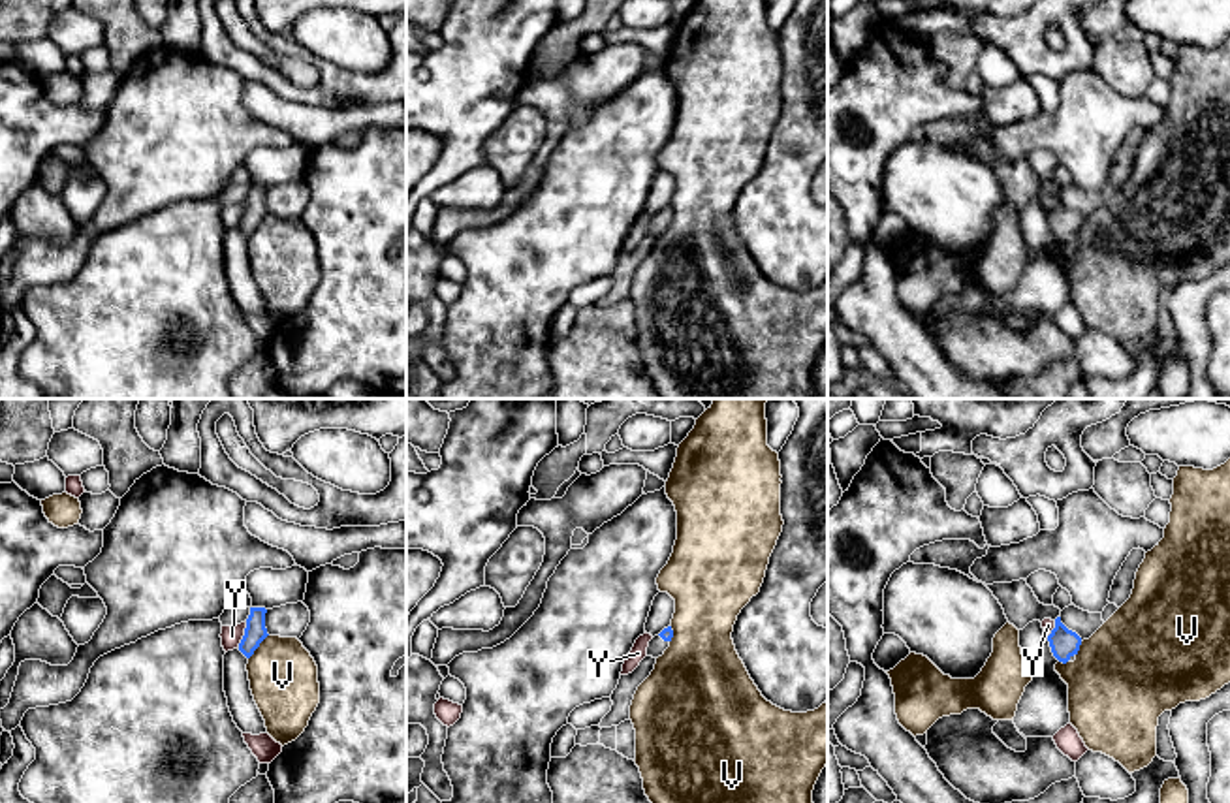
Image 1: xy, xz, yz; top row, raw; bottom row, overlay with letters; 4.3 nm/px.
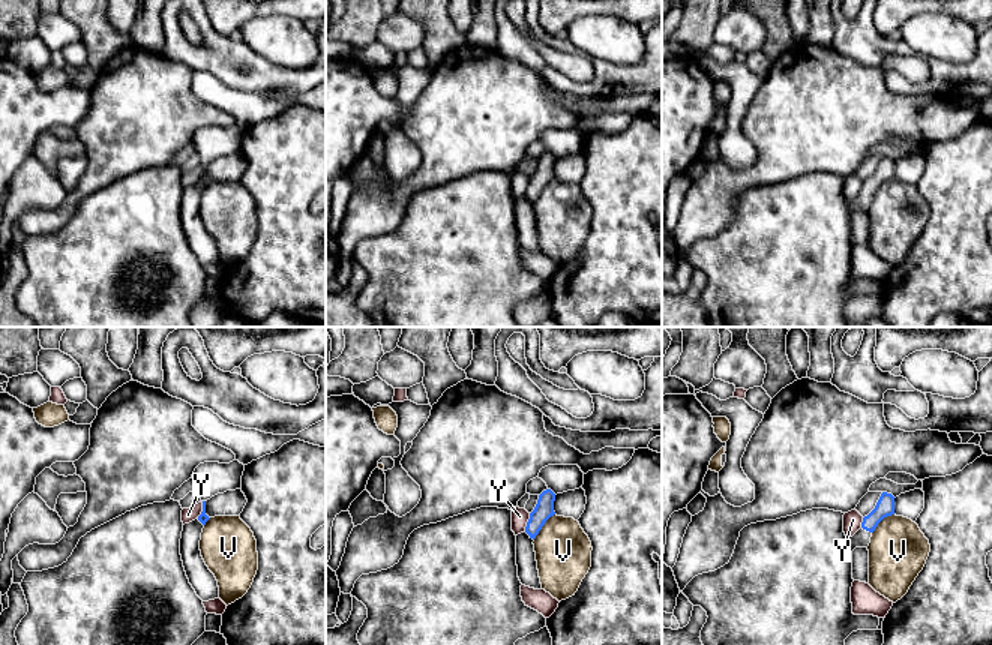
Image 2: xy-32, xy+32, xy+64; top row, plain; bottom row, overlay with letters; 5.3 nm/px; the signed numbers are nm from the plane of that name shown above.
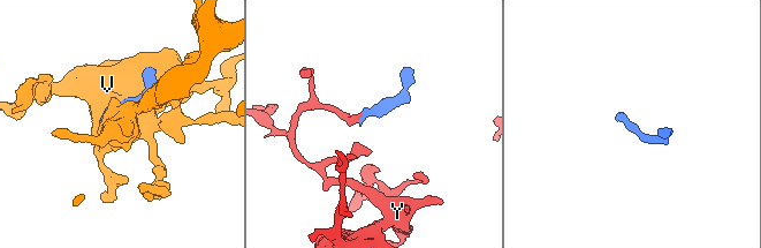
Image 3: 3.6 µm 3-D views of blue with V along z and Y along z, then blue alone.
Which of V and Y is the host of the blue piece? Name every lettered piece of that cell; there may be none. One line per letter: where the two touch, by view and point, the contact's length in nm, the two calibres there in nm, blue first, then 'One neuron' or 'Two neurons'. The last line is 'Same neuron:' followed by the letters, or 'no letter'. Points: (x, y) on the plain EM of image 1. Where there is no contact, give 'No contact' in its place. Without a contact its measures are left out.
V: Touches blue at xy (258, 224). Shared border 140 nm. Thickness 90 nm (blue) against 300 nm. Two neurons
Y: Touches blue at xy (245, 213). Shared border 110 nm. Thickness 90 nm (blue) against 90 nm. Two neurons
Same neuron: no letter

